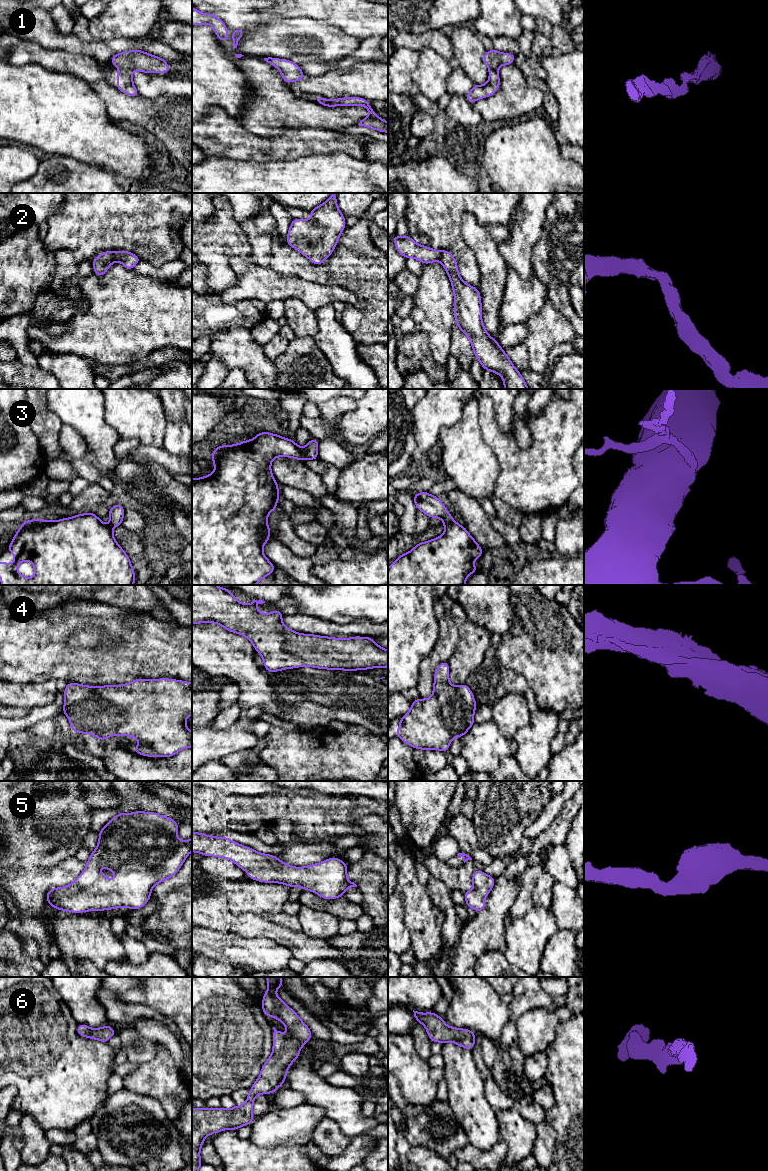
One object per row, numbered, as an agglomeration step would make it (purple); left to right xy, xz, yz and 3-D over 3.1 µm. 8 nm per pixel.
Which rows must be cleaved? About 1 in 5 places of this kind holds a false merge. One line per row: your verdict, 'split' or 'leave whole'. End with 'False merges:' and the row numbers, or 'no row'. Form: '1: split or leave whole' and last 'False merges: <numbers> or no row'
1: leave whole
2: leave whole
3: leave whole
4: leave whole
5: leave whole
6: leave whole
False merges: no row

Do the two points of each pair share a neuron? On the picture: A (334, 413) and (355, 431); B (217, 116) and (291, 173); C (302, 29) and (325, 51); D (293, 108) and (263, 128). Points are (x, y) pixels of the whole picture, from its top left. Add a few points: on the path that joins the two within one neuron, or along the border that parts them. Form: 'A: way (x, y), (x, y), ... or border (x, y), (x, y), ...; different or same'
A: border (355, 401), (355, 407), (347, 410), (337, 420); different
B: border (297, 157), (262, 161), (251, 159); different
C: way (310, 33), (315, 34), (323, 43); same
D: way (286, 111), (280, 111), (270, 121); same

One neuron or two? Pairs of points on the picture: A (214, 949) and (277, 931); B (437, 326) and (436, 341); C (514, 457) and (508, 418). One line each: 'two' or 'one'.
A: two
B: one
C: two

